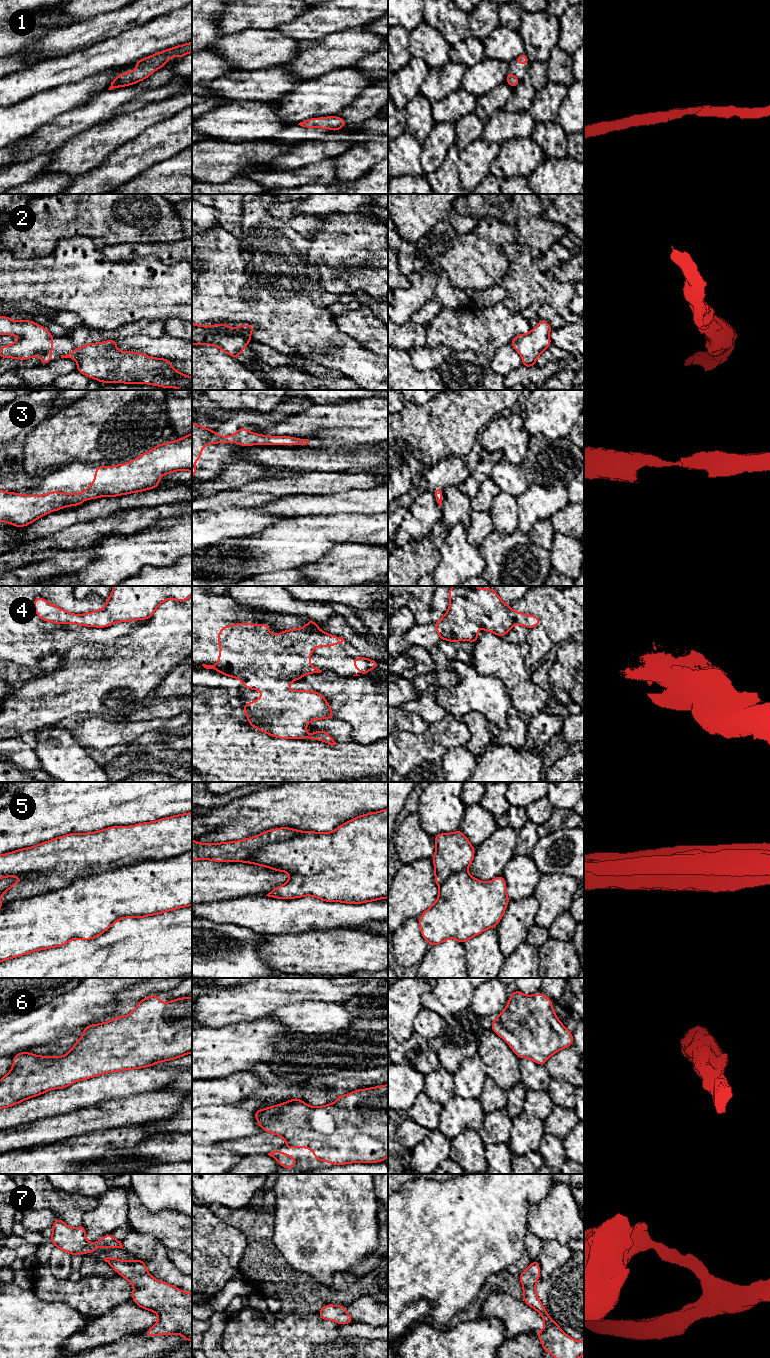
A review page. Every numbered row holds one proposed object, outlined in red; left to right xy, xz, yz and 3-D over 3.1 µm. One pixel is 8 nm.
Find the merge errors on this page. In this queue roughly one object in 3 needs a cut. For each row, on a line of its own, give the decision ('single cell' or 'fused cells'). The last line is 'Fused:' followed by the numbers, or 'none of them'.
1: single cell
2: single cell
3: single cell
4: single cell
5: fused cells
6: single cell
7: single cell
Fused: 5

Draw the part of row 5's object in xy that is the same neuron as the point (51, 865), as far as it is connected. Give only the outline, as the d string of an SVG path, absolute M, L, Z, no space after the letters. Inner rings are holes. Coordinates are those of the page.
M192 812L173 815L153 822L138 823L133 826L112 826L90 833L70 833L13 852L0 855L0 879L9 876L27 876L24 881L12 884L0 895L0 903L7 904L15 900L58 890L68 886L74 879L98 875L99 873L131 866L145 860L162 860L192 850Z

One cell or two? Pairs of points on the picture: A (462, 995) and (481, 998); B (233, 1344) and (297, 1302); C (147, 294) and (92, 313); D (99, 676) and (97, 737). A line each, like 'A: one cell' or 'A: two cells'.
A: two cells
B: two cells
C: one cell
D: two cells

